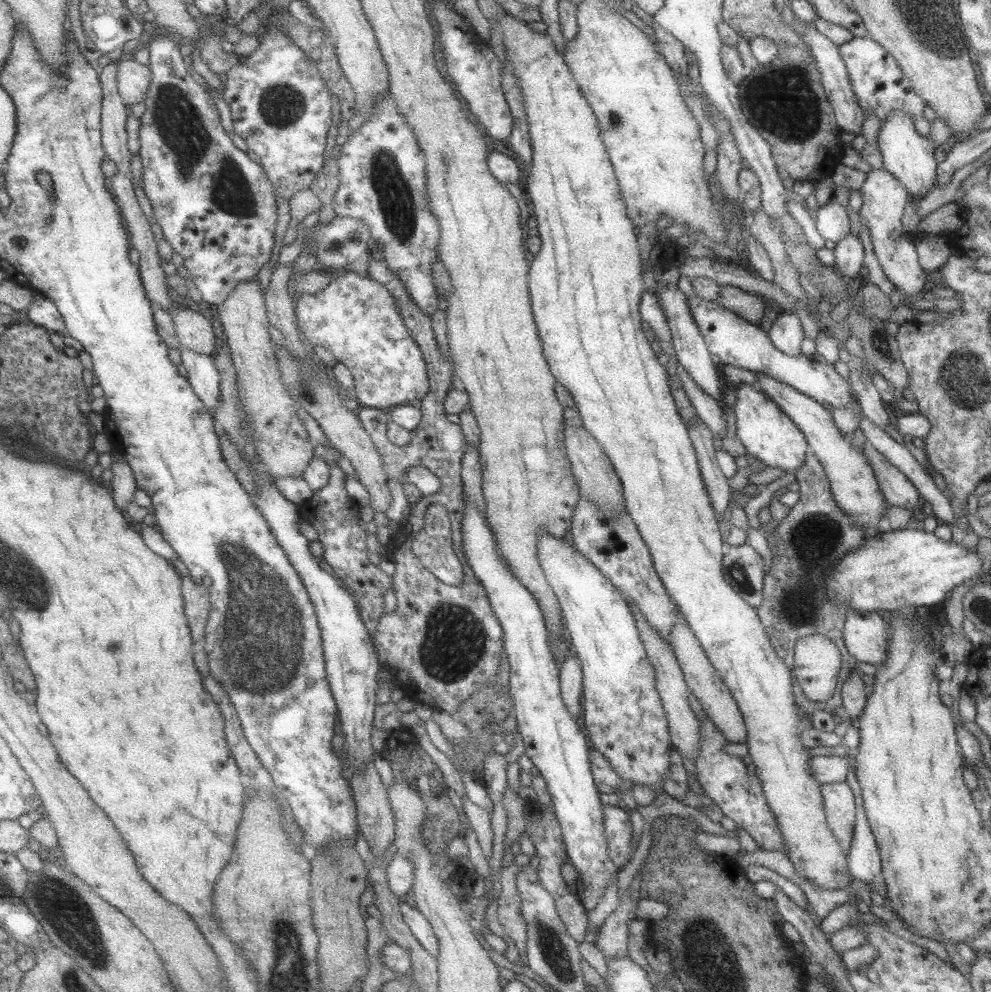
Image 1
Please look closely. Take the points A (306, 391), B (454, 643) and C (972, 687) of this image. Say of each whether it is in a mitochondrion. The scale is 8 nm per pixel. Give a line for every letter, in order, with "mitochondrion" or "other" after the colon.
A: mitochondrion
B: mitochondrion
C: other

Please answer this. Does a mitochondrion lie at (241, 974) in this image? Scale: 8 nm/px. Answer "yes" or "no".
no

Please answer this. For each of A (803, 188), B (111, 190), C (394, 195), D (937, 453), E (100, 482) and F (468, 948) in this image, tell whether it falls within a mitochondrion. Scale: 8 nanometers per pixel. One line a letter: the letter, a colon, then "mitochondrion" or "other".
A: other
B: other
C: mitochondrion
D: other
E: other
F: other

